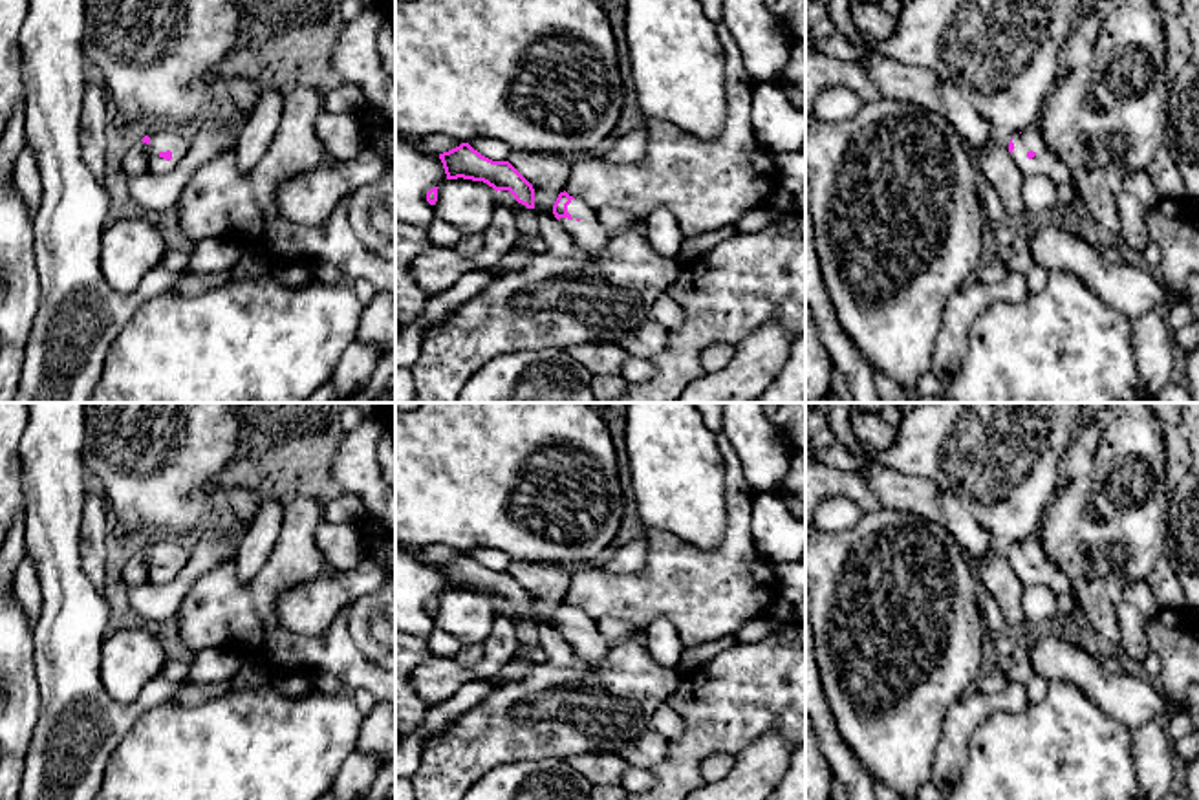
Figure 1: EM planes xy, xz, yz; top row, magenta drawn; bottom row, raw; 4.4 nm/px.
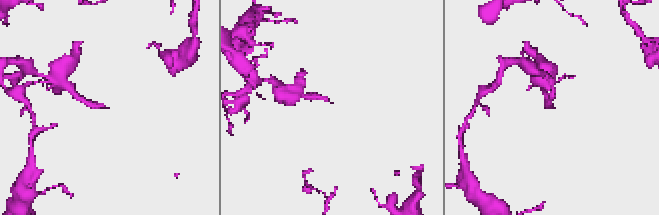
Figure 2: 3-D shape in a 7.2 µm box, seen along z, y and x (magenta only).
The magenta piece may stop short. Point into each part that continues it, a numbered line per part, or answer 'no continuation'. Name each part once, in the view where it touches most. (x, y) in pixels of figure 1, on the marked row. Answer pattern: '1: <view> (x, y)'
1: xz (588, 233)

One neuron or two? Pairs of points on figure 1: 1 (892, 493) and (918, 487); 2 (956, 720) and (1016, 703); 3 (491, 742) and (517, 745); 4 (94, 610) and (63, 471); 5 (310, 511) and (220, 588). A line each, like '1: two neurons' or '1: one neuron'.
1: one neuron
2: one neuron
3: one neuron
4: one neuron
5: one neuron

